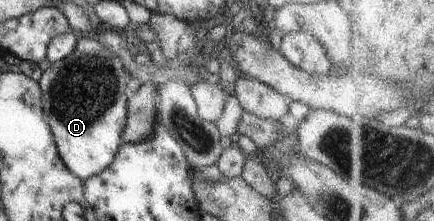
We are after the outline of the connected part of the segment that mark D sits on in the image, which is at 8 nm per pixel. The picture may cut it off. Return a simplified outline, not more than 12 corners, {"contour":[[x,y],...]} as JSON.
{"contour":[[96,37],[37,82],[57,154],[81,181],[109,167],[127,75]]}

